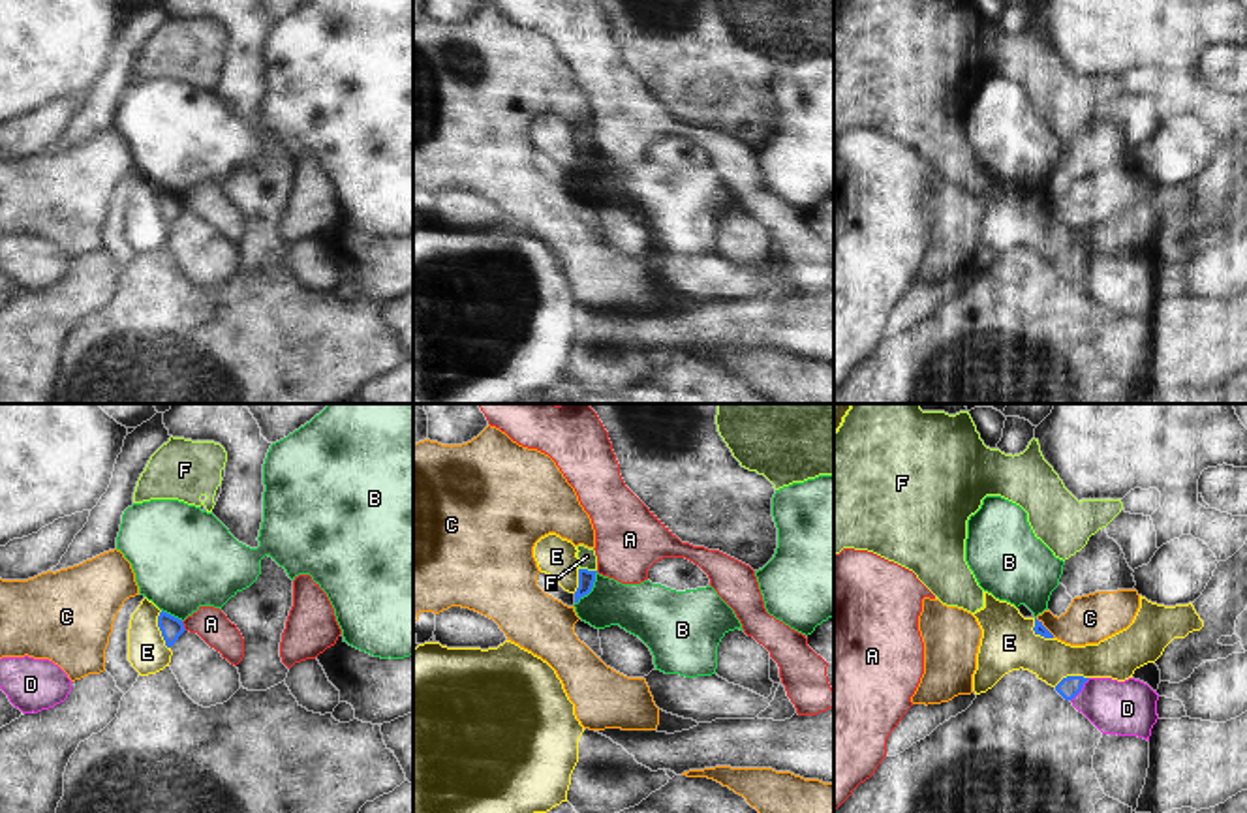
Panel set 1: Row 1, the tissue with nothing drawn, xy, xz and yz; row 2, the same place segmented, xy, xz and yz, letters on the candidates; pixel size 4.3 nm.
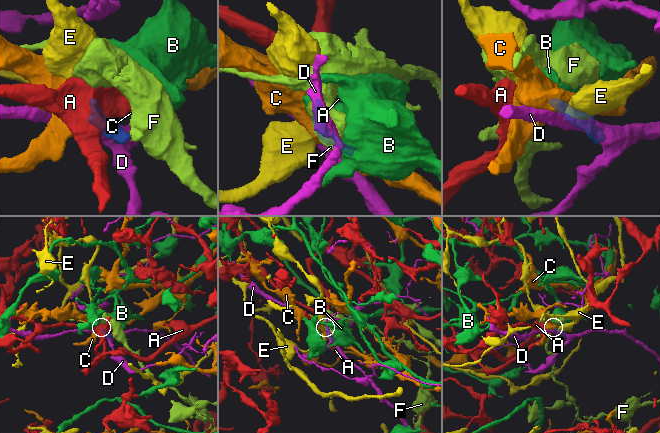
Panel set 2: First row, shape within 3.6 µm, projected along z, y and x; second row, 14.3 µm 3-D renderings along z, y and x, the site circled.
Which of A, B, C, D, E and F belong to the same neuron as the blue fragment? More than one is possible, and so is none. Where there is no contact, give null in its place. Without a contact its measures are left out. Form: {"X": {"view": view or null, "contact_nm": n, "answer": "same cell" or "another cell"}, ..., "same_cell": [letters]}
{"A": {"view": "xy", "contact_nm": 50, "answer": "another cell"}, "B": {"view": "xz", "contact_nm": 170, "answer": "another cell"}, "C": {"view": "yz", "contact_nm": 120, "answer": "another cell"}, "D": {"view": "yz", "contact_nm": 130, "answer": "another cell"}, "E": {"view": "xy", "contact_nm": 170, "answer": "another cell"}, "F": {"view": "xz", "contact_nm": 80, "answer": "same cell"}, "same_cell": ["F"]}

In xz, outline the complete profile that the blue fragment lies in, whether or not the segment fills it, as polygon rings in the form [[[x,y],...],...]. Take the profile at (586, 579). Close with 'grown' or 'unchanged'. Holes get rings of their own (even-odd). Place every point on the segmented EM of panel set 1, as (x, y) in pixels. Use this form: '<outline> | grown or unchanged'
[[[584,545],[577,546],[577,558],[578,558],[578,588],[575,591],[575,603],[578,603],[580,597],[588,595],[595,582],[597,573],[597,556],[593,548],[588,548]]] | grown

